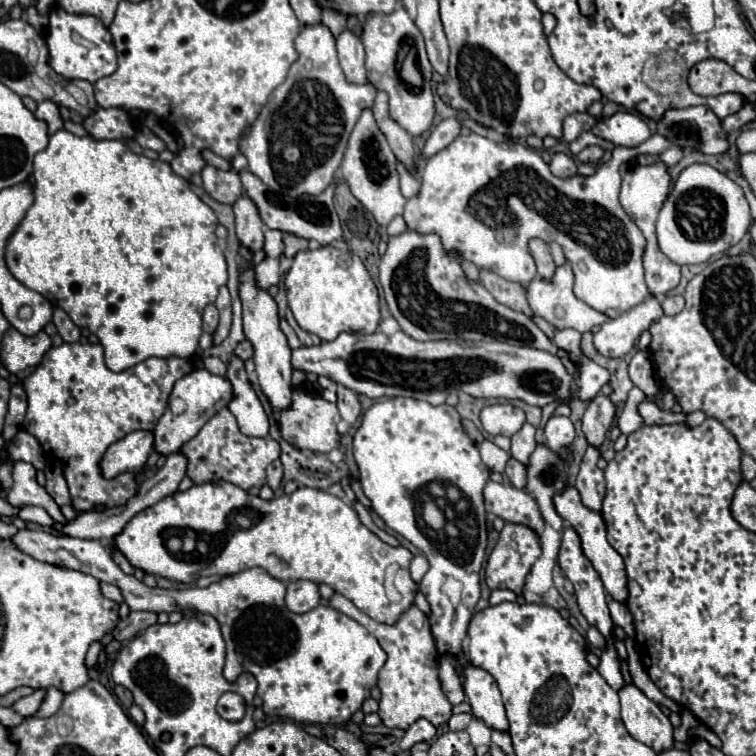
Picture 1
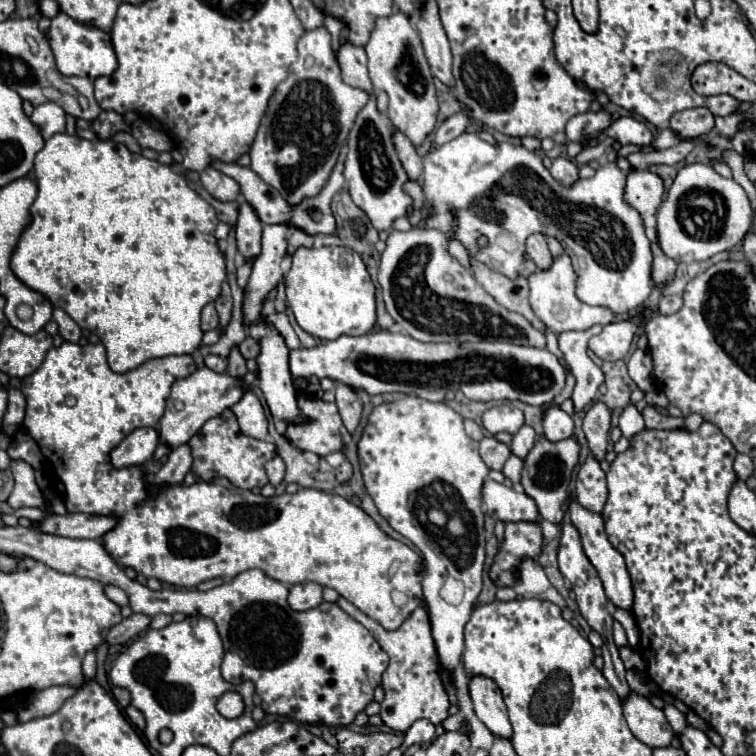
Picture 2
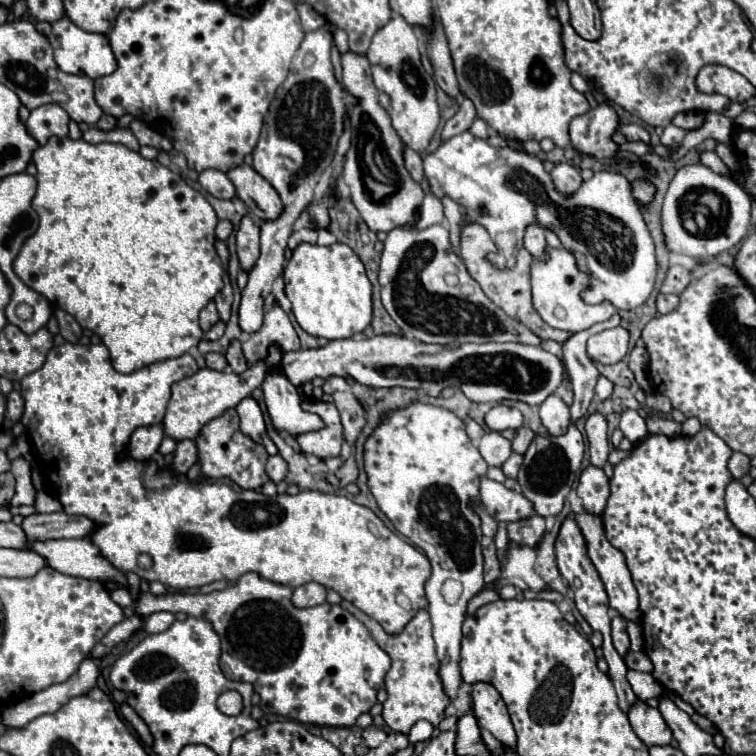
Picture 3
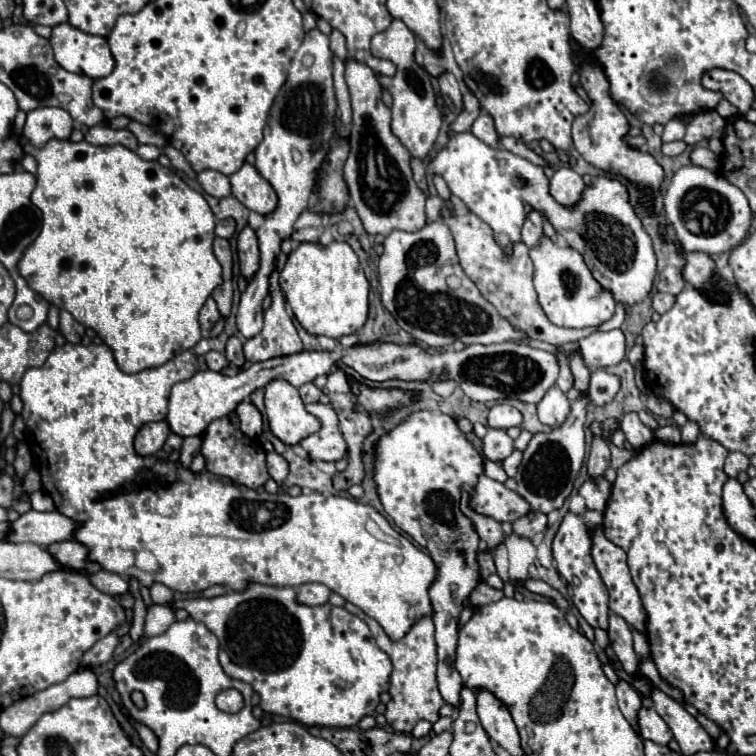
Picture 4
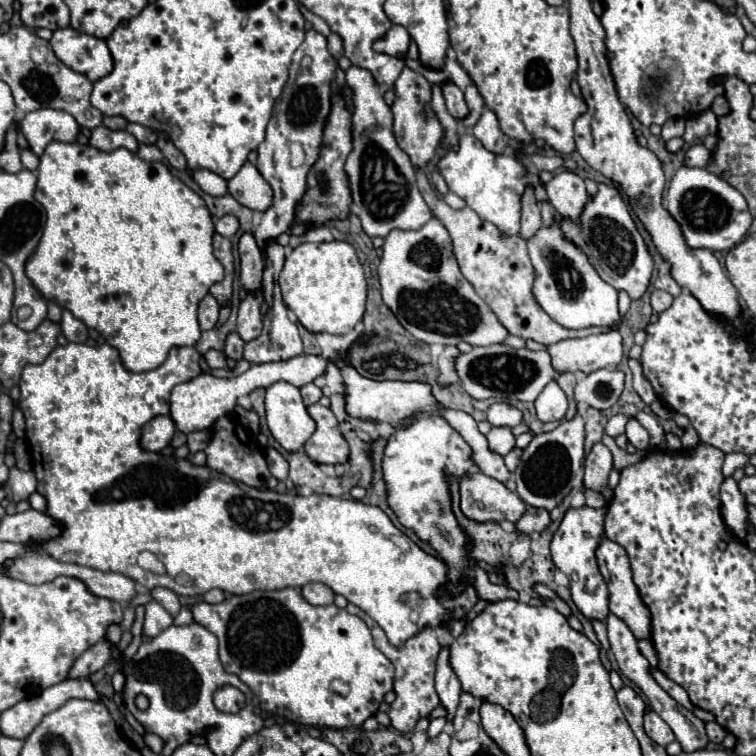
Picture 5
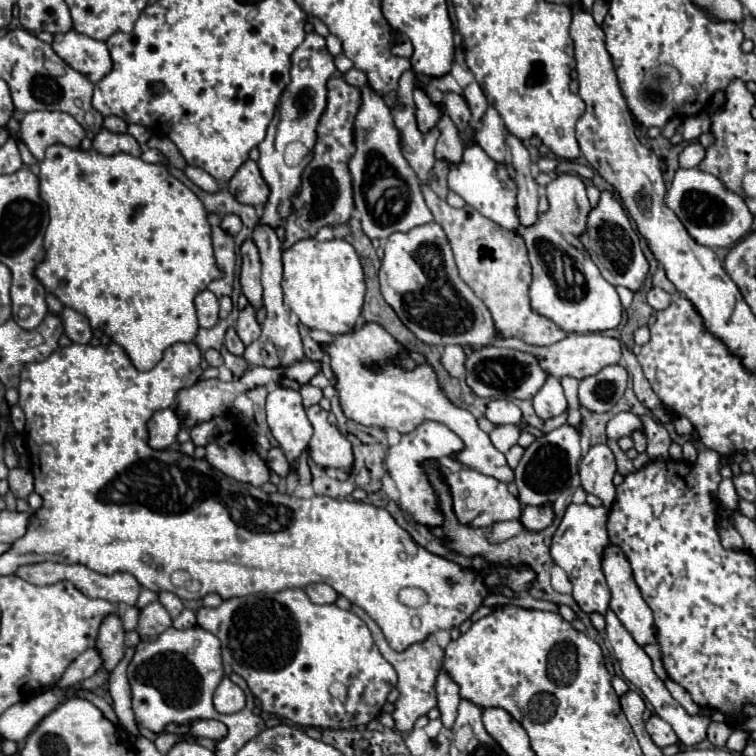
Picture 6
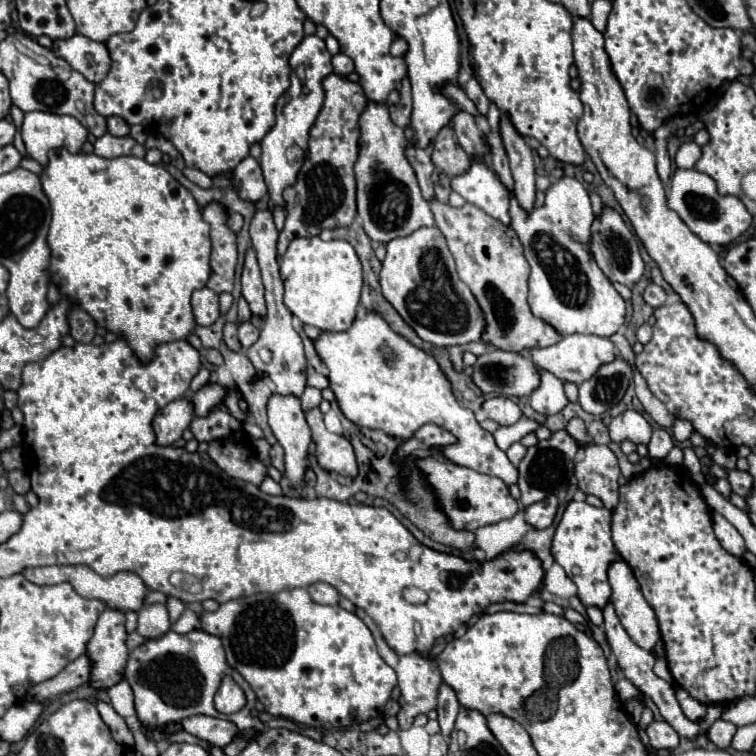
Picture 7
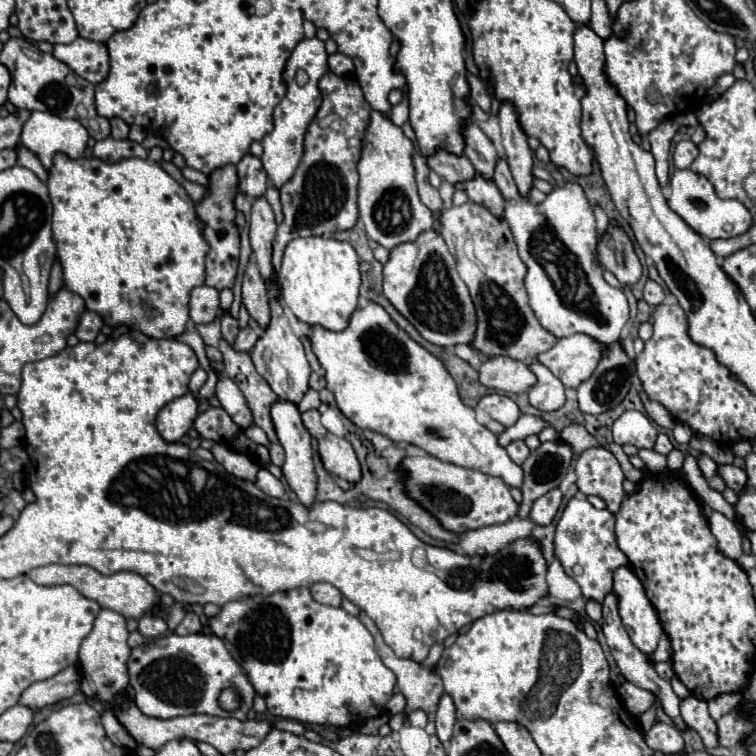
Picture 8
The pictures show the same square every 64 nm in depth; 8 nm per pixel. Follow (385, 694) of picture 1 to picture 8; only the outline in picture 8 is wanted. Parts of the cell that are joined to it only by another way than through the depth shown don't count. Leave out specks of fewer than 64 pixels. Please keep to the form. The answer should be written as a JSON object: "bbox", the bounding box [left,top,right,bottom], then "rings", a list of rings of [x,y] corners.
{"bbox":[358,612,444,712],"rings":[[[360,612],[358,618],[362,620],[362,624],[374,636],[376,650],[378,650],[382,662],[396,674],[396,680],[398,680],[396,686],[406,696],[406,702],[408,702],[406,704],[406,712],[414,712],[418,708],[424,710],[424,712],[436,712],[438,702],[440,702],[440,698],[444,694],[440,676],[432,674],[426,668],[422,668],[414,660],[406,660],[406,658],[394,656],[394,652],[388,648],[388,644],[384,642],[382,634],[378,632],[374,620],[370,616],[366,616],[364,612]]]}

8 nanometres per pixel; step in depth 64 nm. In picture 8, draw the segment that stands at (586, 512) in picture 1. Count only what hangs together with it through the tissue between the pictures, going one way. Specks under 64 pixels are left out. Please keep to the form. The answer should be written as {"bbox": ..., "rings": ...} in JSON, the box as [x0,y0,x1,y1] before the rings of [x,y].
{"bbox":[614,568,662,654],"rings":[[[632,568],[614,572],[614,592],[626,632],[642,654],[652,654],[662,636],[662,624]]]}

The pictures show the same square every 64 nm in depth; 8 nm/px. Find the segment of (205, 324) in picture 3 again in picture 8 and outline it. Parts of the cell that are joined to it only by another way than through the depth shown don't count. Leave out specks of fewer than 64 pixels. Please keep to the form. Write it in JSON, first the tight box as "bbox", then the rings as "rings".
{"bbox":[190,286,220,324],"rings":[[[196,286],[190,292],[190,320],[194,324],[208,324],[220,312],[218,290],[210,286]]]}

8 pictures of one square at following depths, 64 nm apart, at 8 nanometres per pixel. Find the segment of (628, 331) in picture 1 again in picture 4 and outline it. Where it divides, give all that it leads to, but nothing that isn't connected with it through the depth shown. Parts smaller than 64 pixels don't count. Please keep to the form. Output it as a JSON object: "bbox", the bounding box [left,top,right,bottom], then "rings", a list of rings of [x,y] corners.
{"bbox":[556,330,626,370],"rings":[[[610,330],[610,332],[594,332],[574,344],[560,344],[556,346],[558,352],[562,352],[566,358],[572,354],[580,354],[584,364],[590,370],[614,366],[624,360],[626,356],[626,344],[622,330]]]}

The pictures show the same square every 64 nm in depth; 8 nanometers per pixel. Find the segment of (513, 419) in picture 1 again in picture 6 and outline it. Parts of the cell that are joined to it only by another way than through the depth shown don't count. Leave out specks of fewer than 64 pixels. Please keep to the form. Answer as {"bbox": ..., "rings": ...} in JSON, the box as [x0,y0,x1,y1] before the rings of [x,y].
{"bbox":[486,400,522,426],"rings":[[[490,400],[486,406],[486,418],[494,422],[496,426],[500,424],[518,424],[522,420],[520,408],[510,402],[510,400]]]}

